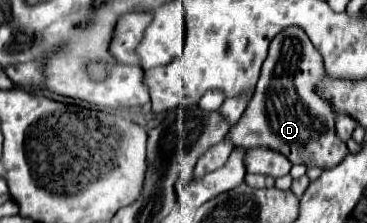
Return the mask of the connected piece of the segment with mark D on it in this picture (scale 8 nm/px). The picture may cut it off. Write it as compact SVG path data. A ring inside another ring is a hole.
M297 26L285 28L273 38L255 96L241 120L227 132L227 140L245 148L263 146L279 150L293 164L305 164L309 168L337 166L349 154L349 148L335 134L337 114L333 112L331 102L319 96L319 82L323 82L323 76L323 58L311 44L309 36Z

